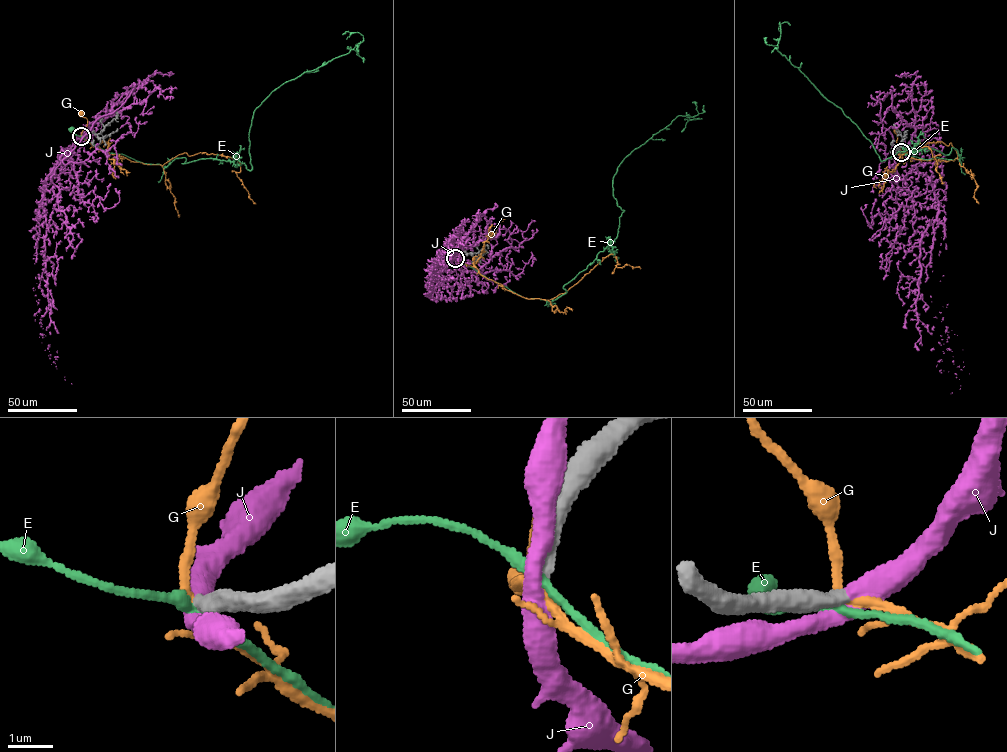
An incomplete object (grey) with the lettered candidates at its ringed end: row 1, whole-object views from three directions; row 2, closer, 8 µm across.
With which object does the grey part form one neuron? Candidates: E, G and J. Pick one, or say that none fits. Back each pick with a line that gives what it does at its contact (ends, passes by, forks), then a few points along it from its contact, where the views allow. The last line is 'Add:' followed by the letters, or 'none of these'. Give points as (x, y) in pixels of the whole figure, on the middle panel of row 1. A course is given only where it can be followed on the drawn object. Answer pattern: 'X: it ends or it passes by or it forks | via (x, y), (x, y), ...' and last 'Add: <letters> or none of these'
J: it passes by | via (455, 257), (448, 250), (438, 259), (430, 291), (447, 251), (453, 280), (465, 285), (489, 268)
Add: J

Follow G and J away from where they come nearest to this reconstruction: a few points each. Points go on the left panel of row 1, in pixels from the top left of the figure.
G: (81, 136), (87, 121), (81, 113)
J: (81, 137), (62, 160), (63, 151), (58, 154), (39, 204), (46, 226), (49, 303), (41, 342), (72, 384)

